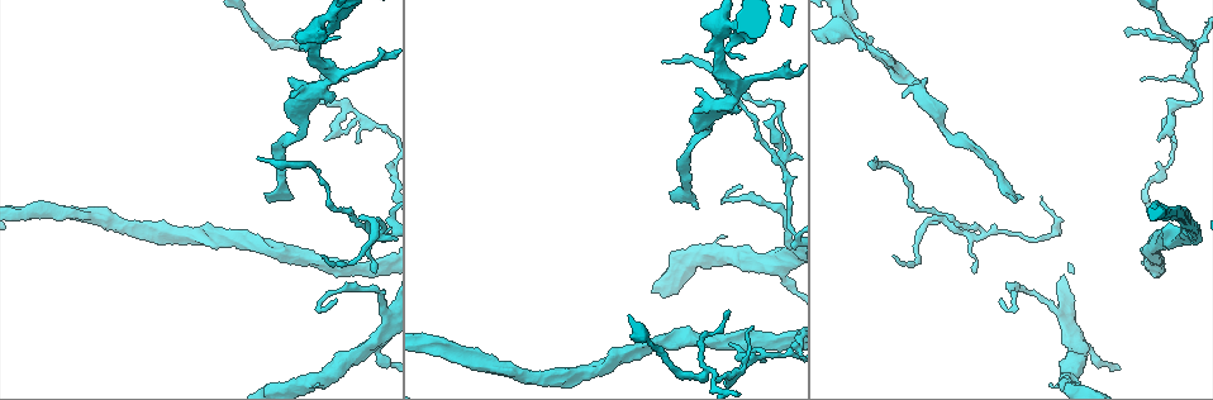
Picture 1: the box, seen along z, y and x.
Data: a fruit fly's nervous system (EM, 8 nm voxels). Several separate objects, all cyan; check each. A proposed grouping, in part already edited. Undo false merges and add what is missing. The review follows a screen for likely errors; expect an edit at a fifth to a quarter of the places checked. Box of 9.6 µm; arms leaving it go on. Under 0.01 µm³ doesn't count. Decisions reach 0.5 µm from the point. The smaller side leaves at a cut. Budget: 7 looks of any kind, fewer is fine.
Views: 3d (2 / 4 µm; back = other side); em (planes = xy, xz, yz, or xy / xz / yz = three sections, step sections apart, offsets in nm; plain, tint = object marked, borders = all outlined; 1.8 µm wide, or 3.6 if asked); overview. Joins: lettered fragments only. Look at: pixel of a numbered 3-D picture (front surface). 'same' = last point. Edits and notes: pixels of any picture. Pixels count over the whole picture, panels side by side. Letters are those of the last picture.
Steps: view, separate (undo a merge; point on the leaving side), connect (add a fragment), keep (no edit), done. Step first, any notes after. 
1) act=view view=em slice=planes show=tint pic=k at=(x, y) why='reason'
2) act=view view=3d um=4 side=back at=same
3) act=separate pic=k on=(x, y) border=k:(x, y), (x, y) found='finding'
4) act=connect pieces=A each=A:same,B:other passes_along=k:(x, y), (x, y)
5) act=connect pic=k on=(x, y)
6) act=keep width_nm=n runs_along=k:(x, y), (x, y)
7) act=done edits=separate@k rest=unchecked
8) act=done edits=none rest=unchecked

act=view view=em slice=planes show=borders pic=1 at=(1172, 104) why='abrupt turn'

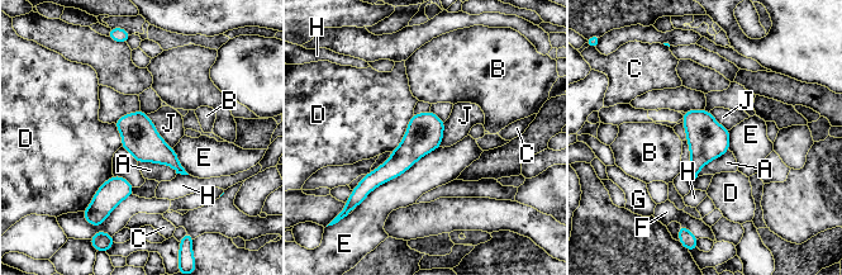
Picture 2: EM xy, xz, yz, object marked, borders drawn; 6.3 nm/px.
act=keep each=A:other,B:other,C:other,D:other,E:other,F:other,G:other,H:other,J:other runs_along=2:(441, 124), (391, 169), (367, 183) found='continuous, no second neuron'

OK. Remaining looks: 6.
act=view view=em um=3.6 slice=xy step=8 show=tint pic=1 at=(382, 310) why='abrupt turn'

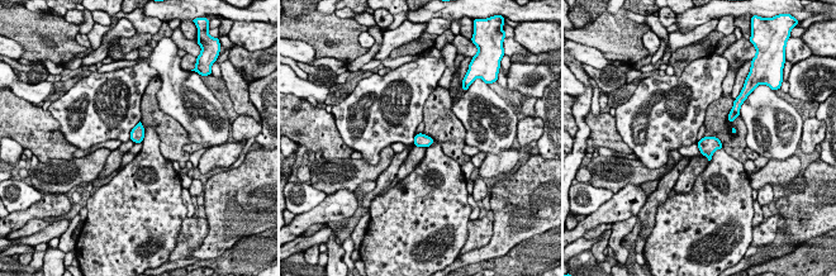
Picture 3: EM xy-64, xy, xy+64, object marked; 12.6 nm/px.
act=view view=em um=3.6 slice=xy step=8 show=borders at=same why='what lies round it'

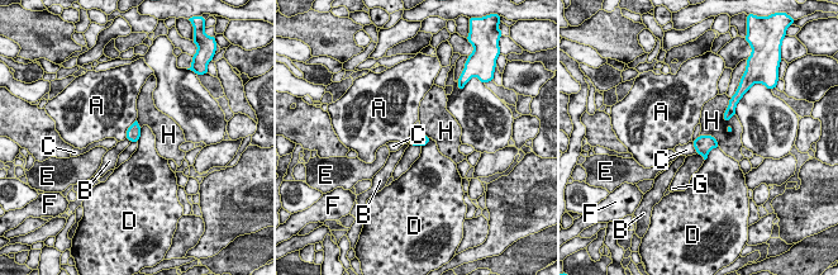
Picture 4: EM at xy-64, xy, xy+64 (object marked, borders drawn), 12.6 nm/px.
act=keep longest_contact=A:280nm each=A:other,B:other,C:other,D:other,E:other,F:other,G:other,H:other border=4:(410, 143), (420, 147) found='all the same neuron'

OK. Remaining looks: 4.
act=view view=3d um=2 pic=1 at=(270, 201) why='branch stops here'

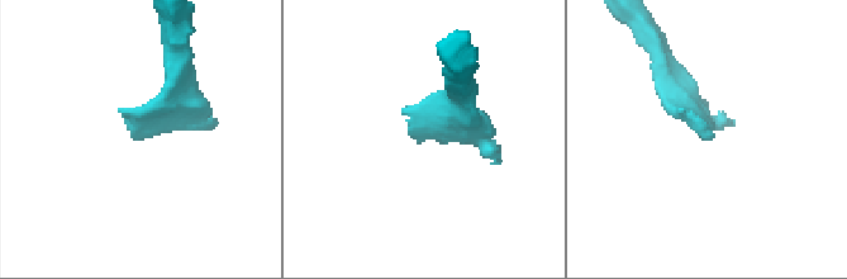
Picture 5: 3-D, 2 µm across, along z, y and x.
act=view view=em slice=planes show=tint pic=5 at=(429, 136) why='now the EM'

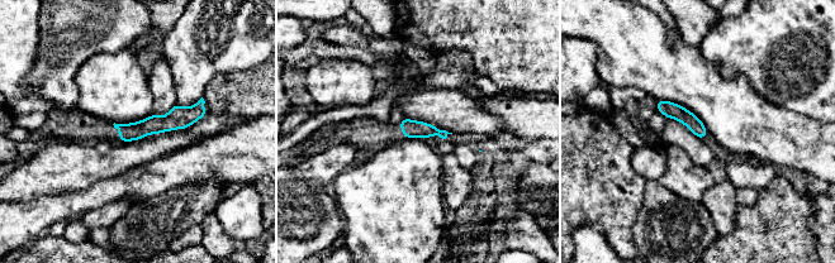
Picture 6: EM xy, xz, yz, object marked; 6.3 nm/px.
act=view view=em slice=planes show=borders at=same

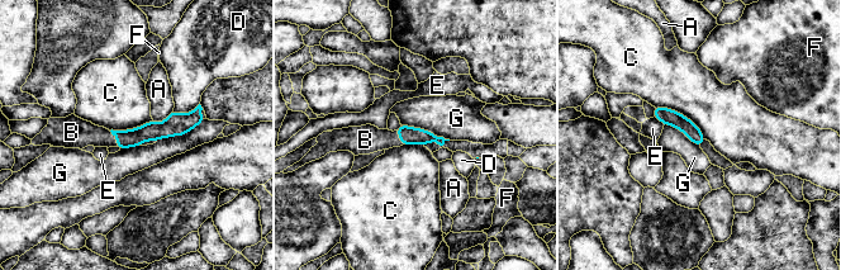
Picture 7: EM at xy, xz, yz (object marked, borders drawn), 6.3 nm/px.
act=connect pieces=B longest_contact=C:400nm each=A:other,B:same,C:other,D:other,E:other,F:other,G:other passes_along=7:(152, 131), (117, 138), (79, 133) found='it goes on there'

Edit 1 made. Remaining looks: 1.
act=done edits=connect@7 rest=unchecked

